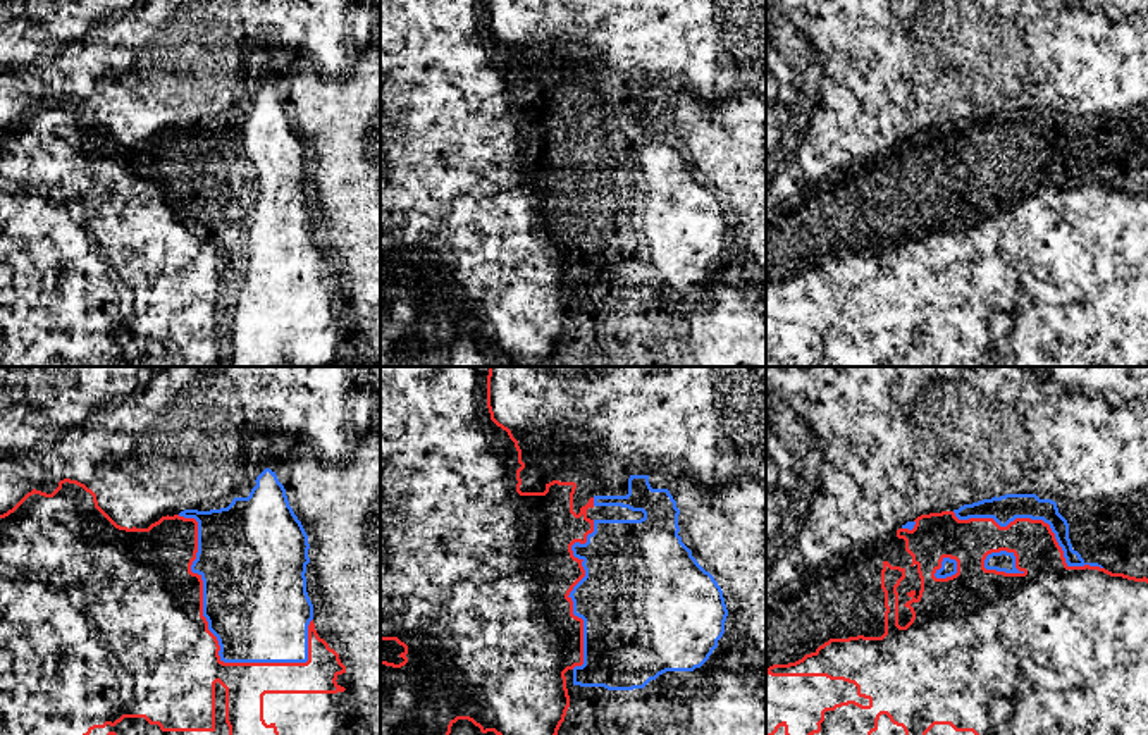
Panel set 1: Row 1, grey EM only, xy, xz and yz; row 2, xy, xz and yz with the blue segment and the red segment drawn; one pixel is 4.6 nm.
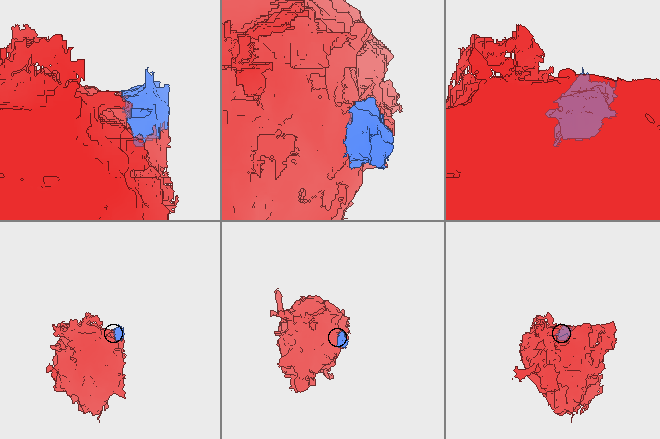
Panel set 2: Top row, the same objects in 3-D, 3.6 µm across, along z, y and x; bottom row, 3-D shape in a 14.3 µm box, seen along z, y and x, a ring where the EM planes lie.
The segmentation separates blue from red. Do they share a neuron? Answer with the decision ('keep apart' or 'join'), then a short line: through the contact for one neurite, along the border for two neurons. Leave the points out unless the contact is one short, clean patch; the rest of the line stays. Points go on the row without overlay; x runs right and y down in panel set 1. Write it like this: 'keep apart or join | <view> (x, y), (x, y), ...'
keep apart

